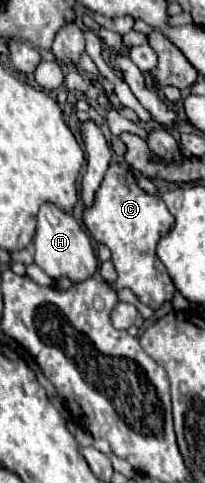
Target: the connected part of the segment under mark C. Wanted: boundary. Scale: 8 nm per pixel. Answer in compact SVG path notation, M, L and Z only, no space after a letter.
M120 163L110 165L100 189L96 191L94 207L84 211L84 225L98 243L104 243L112 251L112 263L118 271L116 289L132 289L138 301L154 311L164 301L172 299L174 283L166 273L166 267L158 263L156 243L172 229L174 217L160 195L146 193L138 185L136 175L128 167Z

